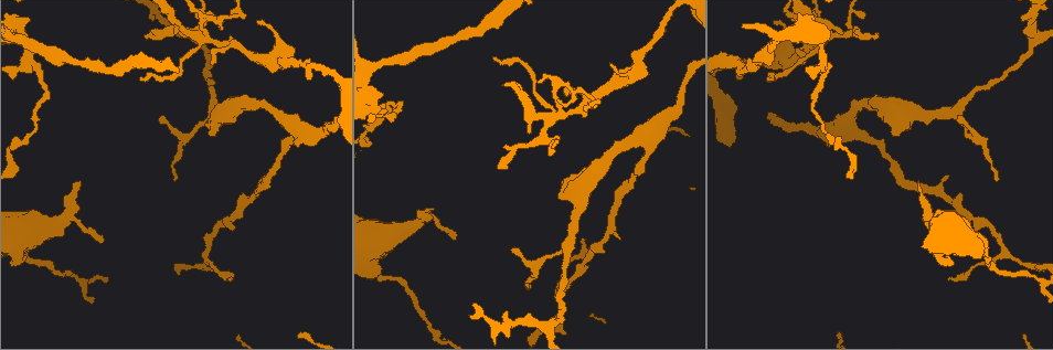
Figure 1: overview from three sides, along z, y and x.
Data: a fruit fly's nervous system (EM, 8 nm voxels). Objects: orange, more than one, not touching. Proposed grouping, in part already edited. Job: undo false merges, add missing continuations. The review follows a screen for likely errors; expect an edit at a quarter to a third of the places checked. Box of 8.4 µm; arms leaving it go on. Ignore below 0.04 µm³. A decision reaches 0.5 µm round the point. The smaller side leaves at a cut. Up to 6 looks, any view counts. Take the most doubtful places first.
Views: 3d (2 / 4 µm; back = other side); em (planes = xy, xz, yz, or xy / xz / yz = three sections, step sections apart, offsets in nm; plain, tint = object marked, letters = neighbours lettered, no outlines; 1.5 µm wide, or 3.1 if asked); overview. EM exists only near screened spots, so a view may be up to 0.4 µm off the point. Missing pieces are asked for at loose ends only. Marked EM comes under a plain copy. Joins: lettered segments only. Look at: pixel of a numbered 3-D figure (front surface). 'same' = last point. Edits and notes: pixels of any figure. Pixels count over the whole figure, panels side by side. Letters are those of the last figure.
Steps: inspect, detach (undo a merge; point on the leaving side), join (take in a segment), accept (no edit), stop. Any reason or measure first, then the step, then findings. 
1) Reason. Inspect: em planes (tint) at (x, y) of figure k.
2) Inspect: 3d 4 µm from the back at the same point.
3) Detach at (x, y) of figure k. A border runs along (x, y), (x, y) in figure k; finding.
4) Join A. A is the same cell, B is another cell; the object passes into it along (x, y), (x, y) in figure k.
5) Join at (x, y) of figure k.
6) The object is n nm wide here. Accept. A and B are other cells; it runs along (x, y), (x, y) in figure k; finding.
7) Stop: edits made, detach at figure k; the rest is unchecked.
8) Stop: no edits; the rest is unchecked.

Four arms meet. Inspect: em xz step 4 (letters) at (556, 115) of figure 1.

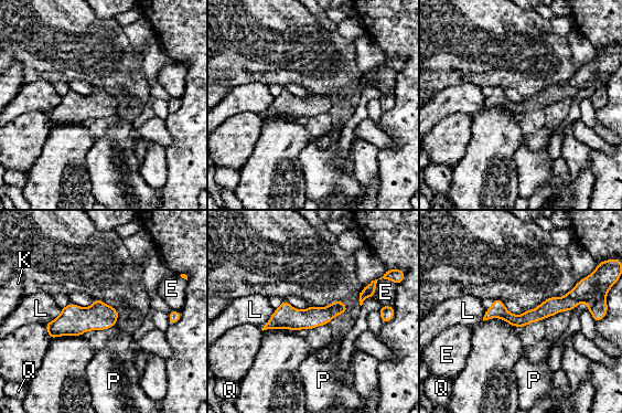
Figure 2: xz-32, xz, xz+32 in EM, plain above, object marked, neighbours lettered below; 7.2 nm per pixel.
Accept. E, K, L, P and Q are other cells; one neuron here.

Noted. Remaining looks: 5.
An open end. Inspect: 3d 2 µm at (101, 242) of figure 1.

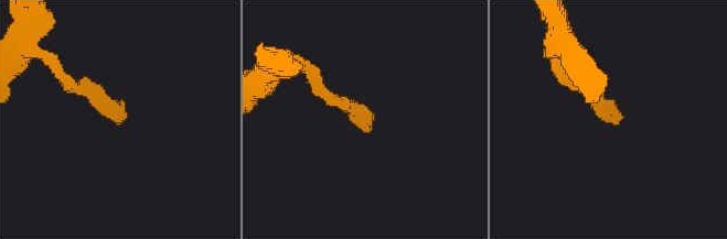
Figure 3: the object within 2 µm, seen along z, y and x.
Shape alone is not enough. Inspect: em yz step 4 (letters) at (609, 119) of figure 3.

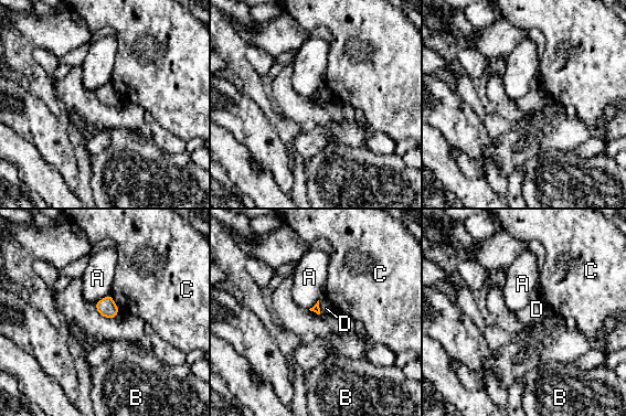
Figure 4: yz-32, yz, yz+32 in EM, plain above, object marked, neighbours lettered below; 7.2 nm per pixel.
Another direction. Inspect: em planes (letters) at the same point.

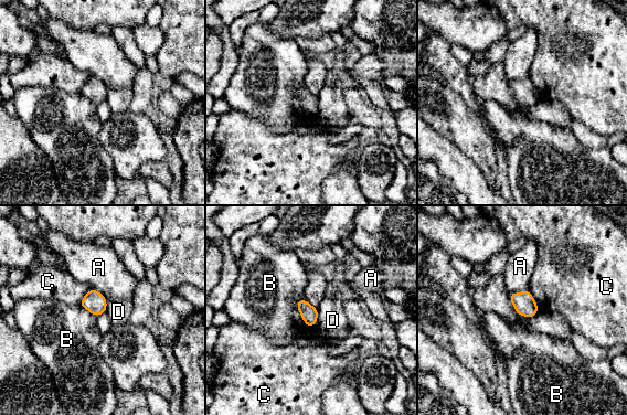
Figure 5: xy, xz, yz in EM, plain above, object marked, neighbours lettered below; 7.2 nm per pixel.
The longest contact is with B, 220 nm. Accept. A, B, C and D are other cells; a border runs along (303, 297), (296, 307), (307, 326) in figure 5; none of them fits.

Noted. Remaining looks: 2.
Calibre changes. Inspect: em 3.1 µm yz step 8 (tint) at (820, 39) of figure 1.

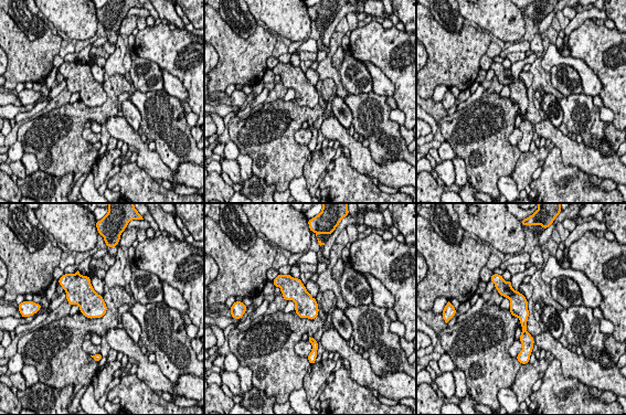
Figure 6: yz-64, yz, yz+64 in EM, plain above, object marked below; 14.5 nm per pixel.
Another direction. Inspect: em 3.1 µm planes (letters) at the same point.

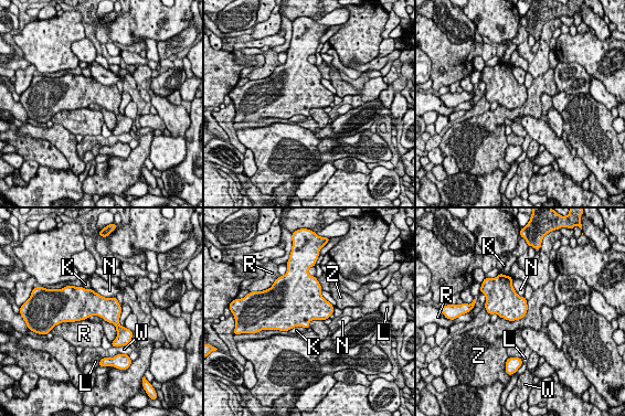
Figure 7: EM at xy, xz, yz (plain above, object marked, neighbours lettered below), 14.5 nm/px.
Accept. K, L, N, R, W and Z are other cells; a border runs along (527, 300), (521, 318), (499, 318) in figure 7; one neuron here.

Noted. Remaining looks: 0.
Stop: no edits; the rest is unchecked.

